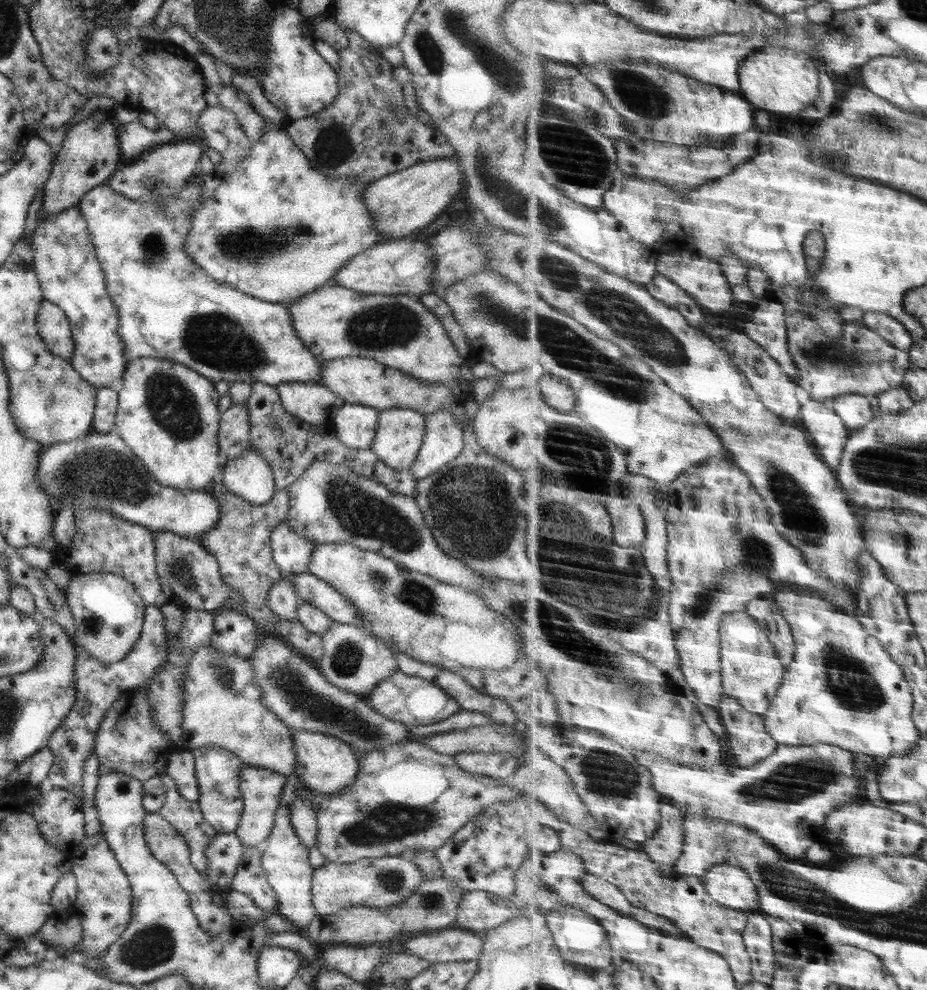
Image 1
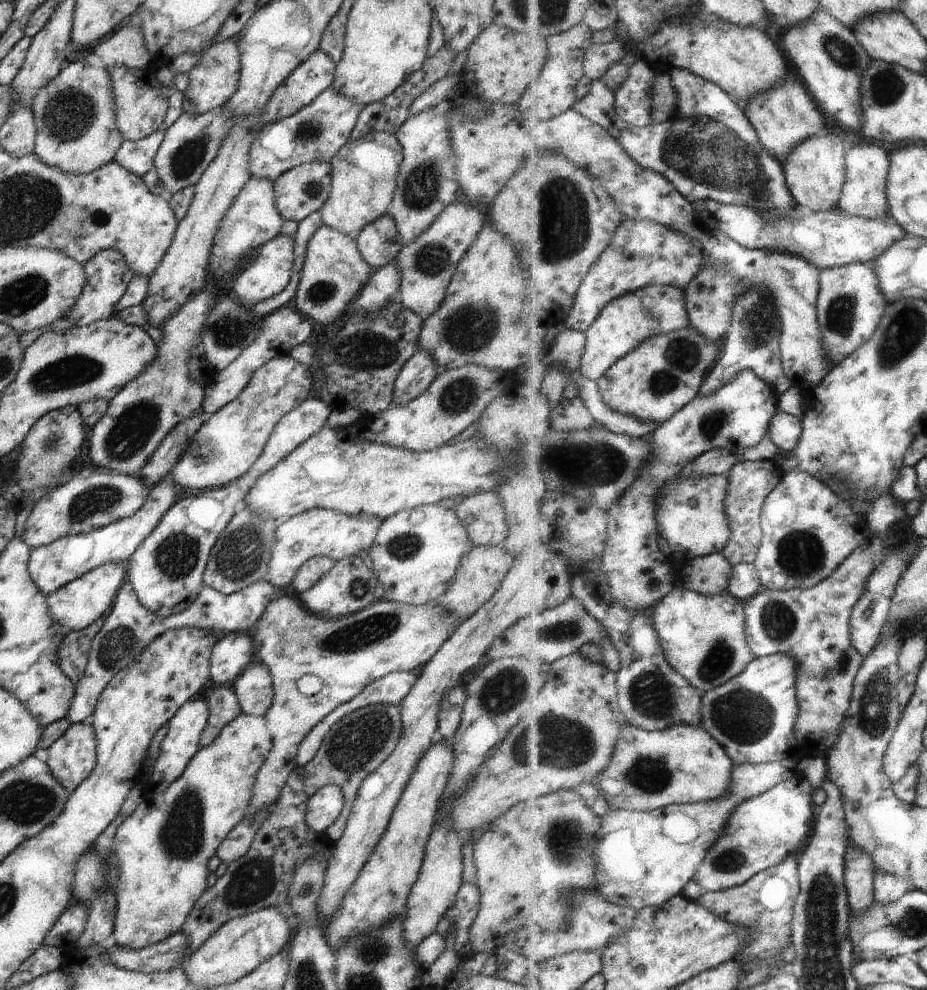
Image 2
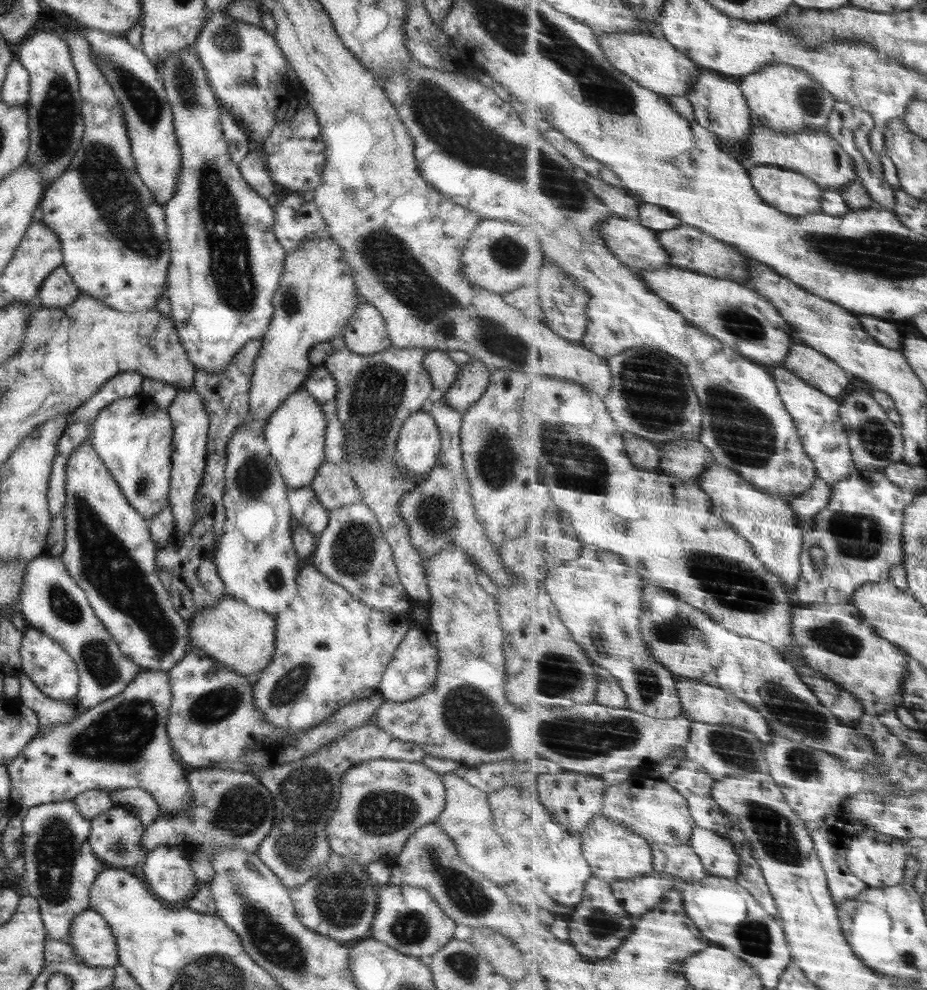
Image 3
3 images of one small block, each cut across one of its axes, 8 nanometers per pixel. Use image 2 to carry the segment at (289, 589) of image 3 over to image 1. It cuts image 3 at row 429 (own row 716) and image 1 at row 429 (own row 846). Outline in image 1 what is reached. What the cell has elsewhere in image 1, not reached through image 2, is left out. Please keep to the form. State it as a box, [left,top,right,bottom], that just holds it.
[114,357,223,490]

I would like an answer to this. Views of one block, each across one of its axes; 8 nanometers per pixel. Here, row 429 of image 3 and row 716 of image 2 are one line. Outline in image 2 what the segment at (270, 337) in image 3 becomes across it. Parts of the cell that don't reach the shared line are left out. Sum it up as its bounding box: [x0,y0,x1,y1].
[232,660,272,717]

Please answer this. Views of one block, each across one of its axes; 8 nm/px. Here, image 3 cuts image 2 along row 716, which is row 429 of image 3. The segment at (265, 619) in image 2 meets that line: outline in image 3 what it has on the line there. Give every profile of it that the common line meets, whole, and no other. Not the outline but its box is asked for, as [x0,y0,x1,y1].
[262,388,327,489]

